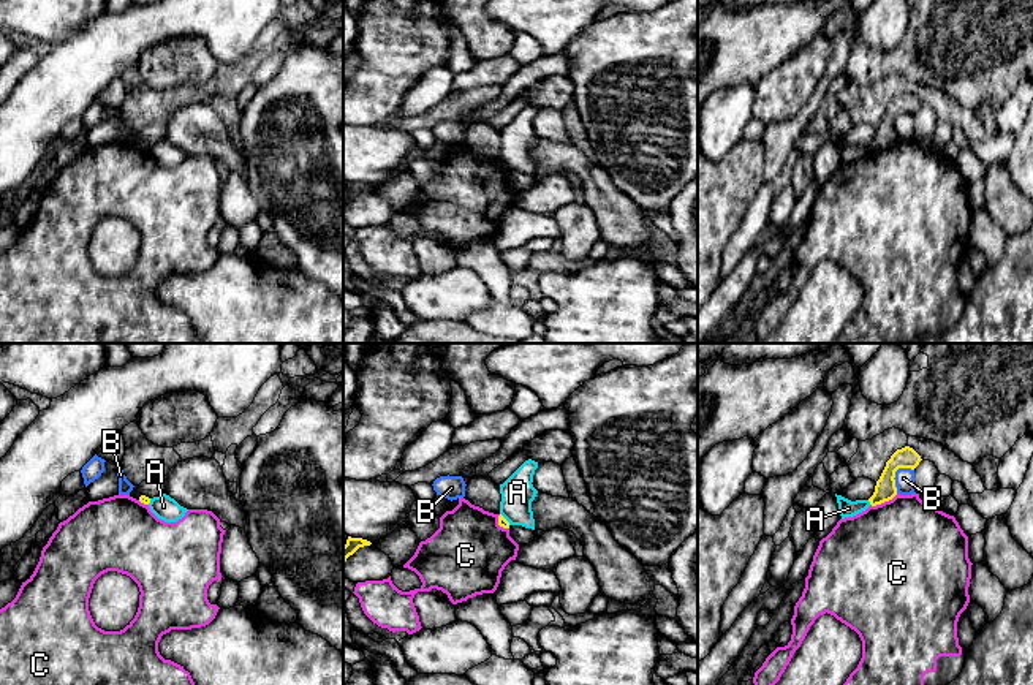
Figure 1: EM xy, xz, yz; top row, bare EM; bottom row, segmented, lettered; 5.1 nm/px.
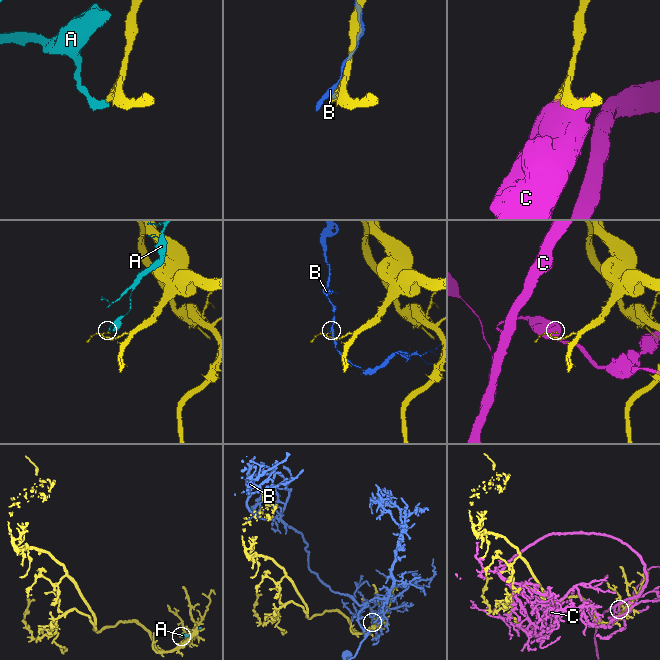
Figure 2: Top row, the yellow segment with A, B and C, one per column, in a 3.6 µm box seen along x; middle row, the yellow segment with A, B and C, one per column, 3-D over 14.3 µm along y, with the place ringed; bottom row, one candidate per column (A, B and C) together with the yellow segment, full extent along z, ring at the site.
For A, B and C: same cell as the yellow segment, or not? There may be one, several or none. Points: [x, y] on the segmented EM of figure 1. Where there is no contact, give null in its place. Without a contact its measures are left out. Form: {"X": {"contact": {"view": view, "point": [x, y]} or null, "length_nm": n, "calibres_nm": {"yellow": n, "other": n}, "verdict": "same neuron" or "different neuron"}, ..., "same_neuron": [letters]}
{"A": {"contact": {"view": "yz", "point": [869, 500]}, "length_nm": 30, "calibres_nm": {"yellow": 110, "other": 90}, "verdict": "different neuron"}, "B": {"contact": {"view": "yz", "point": [894, 473]}, "length_nm": 160, "calibres_nm": {"yellow": 110, "other": 100}, "verdict": "different neuron"}, "C": {"contact": {"view": "yz", "point": [883, 502]}, "length_nm": 160, "calibres_nm": {"yellow": 110, "other": 500}, "verdict": "different neuron"}, "same_neuron": []}

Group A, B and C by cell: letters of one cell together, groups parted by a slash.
A / B / C

